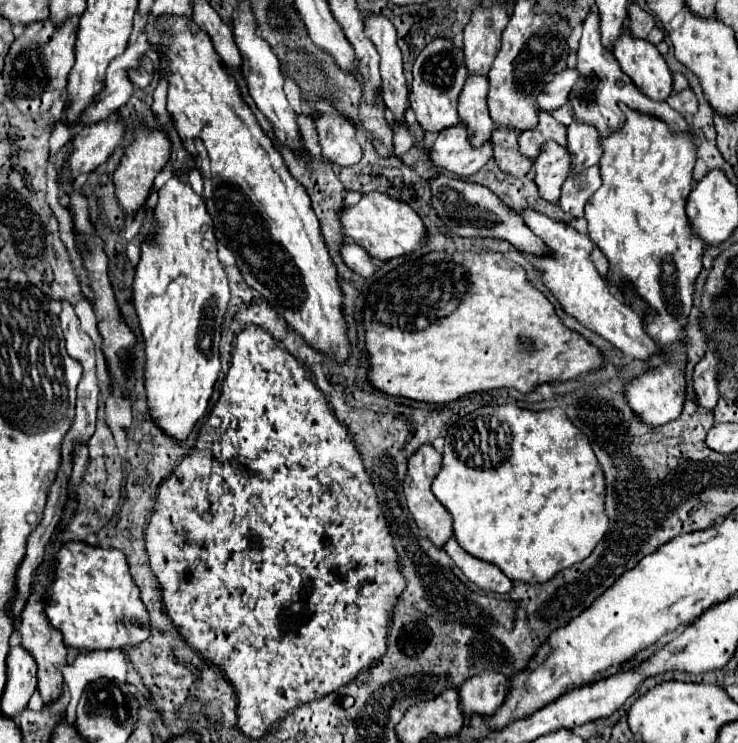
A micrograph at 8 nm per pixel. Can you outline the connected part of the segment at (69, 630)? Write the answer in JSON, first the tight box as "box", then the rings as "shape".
{"box":[46,541,150,651],"shape":[[[68,541],[58,549],[56,579],[46,599],[46,615],[74,649],[106,651],[140,645],[150,635],[150,615],[140,599],[140,589],[130,575],[126,555],[112,547],[92,547]]]}

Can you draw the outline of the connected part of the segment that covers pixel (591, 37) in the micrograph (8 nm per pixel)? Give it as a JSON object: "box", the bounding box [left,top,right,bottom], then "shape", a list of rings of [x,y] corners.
{"box":[570,11,692,137],"shape":[[[588,11],[588,17],[584,21],[584,33],[582,33],[580,47],[578,47],[578,65],[576,67],[580,71],[580,81],[574,85],[574,89],[570,93],[570,105],[574,109],[574,117],[578,121],[594,125],[600,135],[606,137],[606,135],[610,135],[612,131],[616,131],[616,129],[620,129],[624,125],[624,113],[620,111],[618,103],[626,103],[628,107],[632,107],[636,111],[654,115],[654,117],[666,121],[674,131],[692,129],[690,123],[680,113],[670,109],[670,105],[666,101],[650,101],[630,81],[630,77],[626,77],[626,73],[622,73],[614,53],[602,45],[600,21],[598,21],[598,13],[594,13],[594,11]]]}

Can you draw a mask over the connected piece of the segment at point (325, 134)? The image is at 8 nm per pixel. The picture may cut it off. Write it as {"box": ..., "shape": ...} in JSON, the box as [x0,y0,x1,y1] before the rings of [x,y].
{"box":[314,115,362,167],"shape":[[[320,115],[314,117],[318,145],[322,149],[322,157],[328,161],[350,167],[362,159],[362,147],[356,141],[356,123],[342,115]]]}

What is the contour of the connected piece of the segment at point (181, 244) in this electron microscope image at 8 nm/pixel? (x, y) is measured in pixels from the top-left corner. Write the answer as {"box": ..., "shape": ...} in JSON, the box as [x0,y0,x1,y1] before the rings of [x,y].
{"box":[134,177,230,441],"shape":[[[172,177],[160,191],[158,203],[154,207],[156,231],[150,239],[144,241],[140,261],[136,265],[134,277],[134,307],[140,319],[142,337],[146,343],[146,395],[150,405],[150,415],[158,421],[158,425],[184,441],[194,429],[196,421],[206,413],[208,399],[212,395],[214,383],[220,373],[220,337],[222,337],[222,321],[230,301],[230,287],[226,279],[224,265],[218,259],[218,241],[214,237],[214,223],[206,209],[202,195],[194,193],[194,189]]]}

